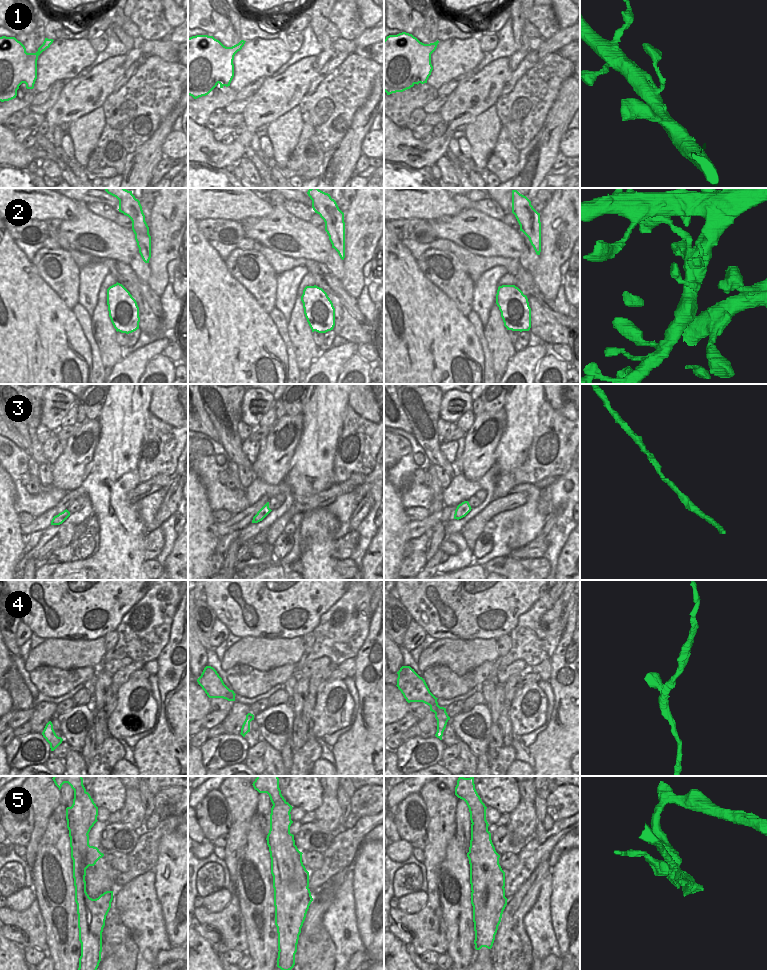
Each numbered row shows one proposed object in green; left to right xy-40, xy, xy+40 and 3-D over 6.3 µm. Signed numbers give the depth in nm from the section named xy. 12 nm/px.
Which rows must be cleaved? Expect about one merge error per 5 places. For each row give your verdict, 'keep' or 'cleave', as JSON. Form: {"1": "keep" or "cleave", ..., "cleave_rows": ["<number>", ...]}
{"1": "keep", "2": "keep", "3": "keep", "4": "keep", "5": "cleave", "cleave_rows": ["5"]}

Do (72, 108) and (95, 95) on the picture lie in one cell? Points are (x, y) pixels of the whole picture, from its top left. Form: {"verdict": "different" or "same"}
{"verdict": "same"}

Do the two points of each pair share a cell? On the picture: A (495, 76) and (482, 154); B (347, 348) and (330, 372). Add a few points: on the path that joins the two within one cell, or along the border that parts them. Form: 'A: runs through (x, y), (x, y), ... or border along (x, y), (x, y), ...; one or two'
A: border along (494, 104), (482, 111), (472, 122); two
B: runs through (341, 354), (330, 366); one

